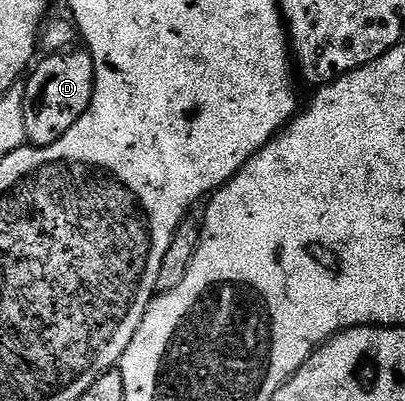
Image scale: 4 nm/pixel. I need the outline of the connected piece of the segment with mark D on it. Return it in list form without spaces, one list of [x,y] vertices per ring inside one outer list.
[[[70,48],[63,54],[42,57],[42,62],[38,61],[24,79],[23,128],[26,143],[30,146],[55,144],[55,140],[59,140],[59,136],[63,136],[71,124],[78,122],[91,104],[93,58],[84,49],[77,49]]]

